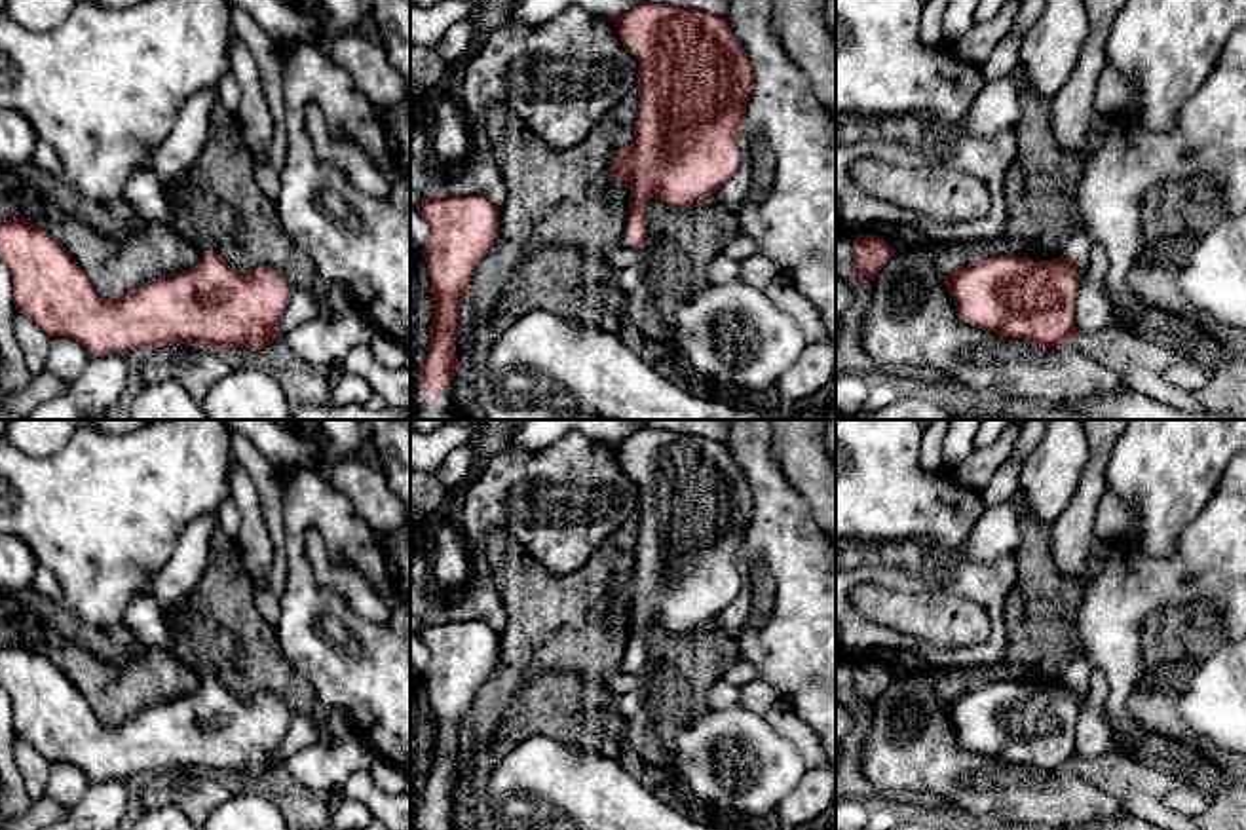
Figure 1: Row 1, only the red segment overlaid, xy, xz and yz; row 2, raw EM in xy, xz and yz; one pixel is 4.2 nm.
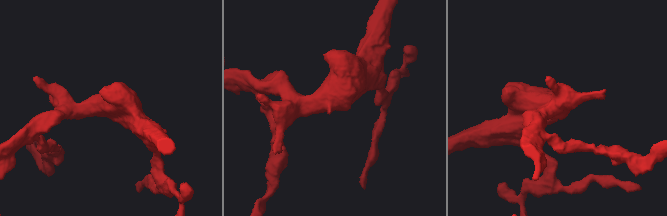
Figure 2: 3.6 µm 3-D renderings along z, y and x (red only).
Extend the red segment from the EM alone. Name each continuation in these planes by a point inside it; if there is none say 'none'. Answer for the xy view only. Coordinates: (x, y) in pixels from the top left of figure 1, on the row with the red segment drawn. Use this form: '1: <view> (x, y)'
none

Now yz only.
1: yz (1077, 245)

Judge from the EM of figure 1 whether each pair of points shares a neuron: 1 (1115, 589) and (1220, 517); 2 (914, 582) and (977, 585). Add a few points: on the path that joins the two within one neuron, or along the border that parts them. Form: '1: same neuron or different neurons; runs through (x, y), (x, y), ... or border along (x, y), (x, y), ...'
1: same neuron; runs through (1144, 585), (1161, 584), (1199, 546)
2: same neuron; runs through (929, 580), (962, 580)

